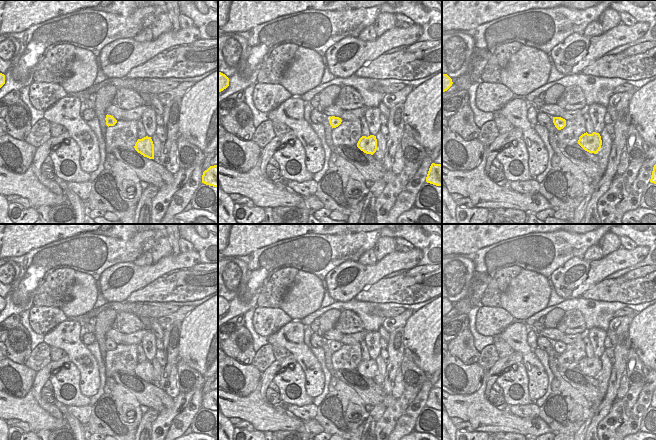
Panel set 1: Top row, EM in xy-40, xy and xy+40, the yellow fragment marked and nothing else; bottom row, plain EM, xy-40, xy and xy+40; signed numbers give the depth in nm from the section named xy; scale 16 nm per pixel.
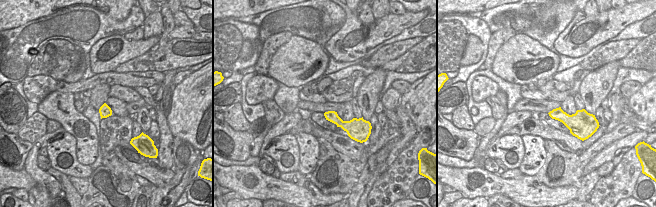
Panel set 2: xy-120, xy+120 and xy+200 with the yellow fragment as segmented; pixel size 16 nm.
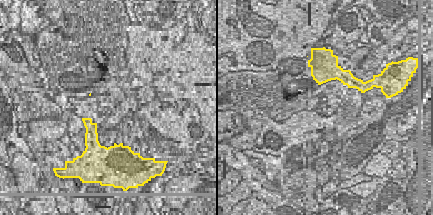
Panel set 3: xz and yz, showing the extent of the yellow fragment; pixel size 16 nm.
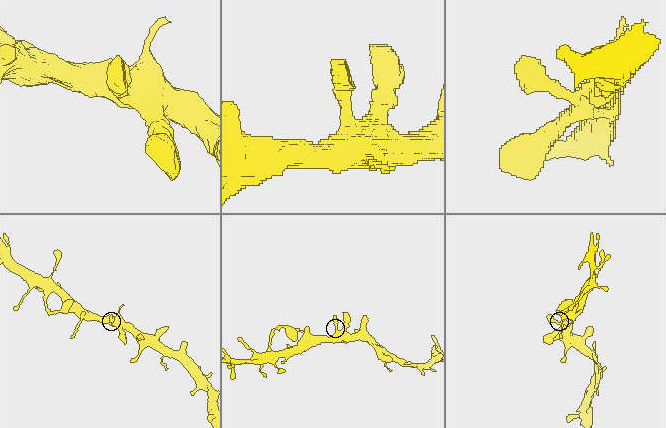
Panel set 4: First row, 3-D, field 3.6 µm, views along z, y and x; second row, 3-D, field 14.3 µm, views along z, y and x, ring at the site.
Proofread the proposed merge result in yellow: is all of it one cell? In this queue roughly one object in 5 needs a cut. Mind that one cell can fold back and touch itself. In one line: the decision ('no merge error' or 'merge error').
no merge error

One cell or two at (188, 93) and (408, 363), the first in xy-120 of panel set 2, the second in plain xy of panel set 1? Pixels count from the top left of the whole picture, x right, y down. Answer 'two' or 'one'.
two

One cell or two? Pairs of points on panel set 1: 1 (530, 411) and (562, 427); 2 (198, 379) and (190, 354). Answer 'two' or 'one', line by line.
1: two
2: two

